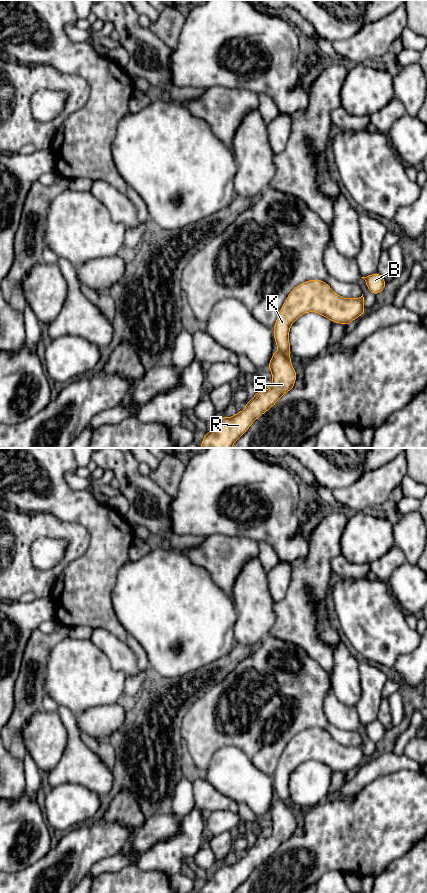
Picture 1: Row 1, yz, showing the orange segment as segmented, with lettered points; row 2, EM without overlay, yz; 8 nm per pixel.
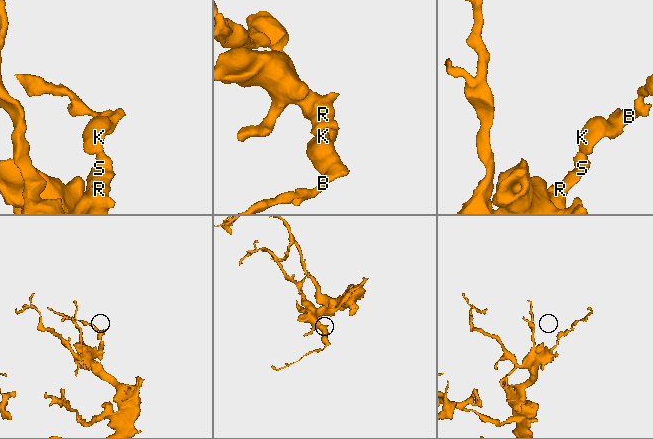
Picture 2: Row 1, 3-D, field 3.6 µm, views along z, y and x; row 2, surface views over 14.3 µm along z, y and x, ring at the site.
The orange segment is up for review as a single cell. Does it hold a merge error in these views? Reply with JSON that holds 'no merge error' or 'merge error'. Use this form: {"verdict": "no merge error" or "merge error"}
{"verdict": "no merge error"}

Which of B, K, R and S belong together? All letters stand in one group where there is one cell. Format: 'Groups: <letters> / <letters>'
Groups: B K R S

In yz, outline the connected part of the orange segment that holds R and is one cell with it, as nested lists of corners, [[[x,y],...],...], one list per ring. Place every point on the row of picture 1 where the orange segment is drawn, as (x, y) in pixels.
[[[320,279],[308,280],[296,286],[282,305],[273,327],[279,351],[273,353],[268,365],[272,372],[272,387],[256,392],[241,412],[232,417],[221,417],[214,428],[206,432],[200,448],[232,448],[256,419],[294,388],[298,376],[289,356],[290,326],[308,312],[316,312],[333,323],[345,325],[366,313],[363,294],[359,298],[343,298]]]

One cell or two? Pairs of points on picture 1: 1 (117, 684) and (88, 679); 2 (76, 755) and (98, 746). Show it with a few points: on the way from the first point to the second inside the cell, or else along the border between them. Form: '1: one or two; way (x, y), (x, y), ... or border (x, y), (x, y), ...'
1: one; way (110, 684), (98, 684), (95, 682)
2: two; border (79, 732), (84, 743), (107, 766)

